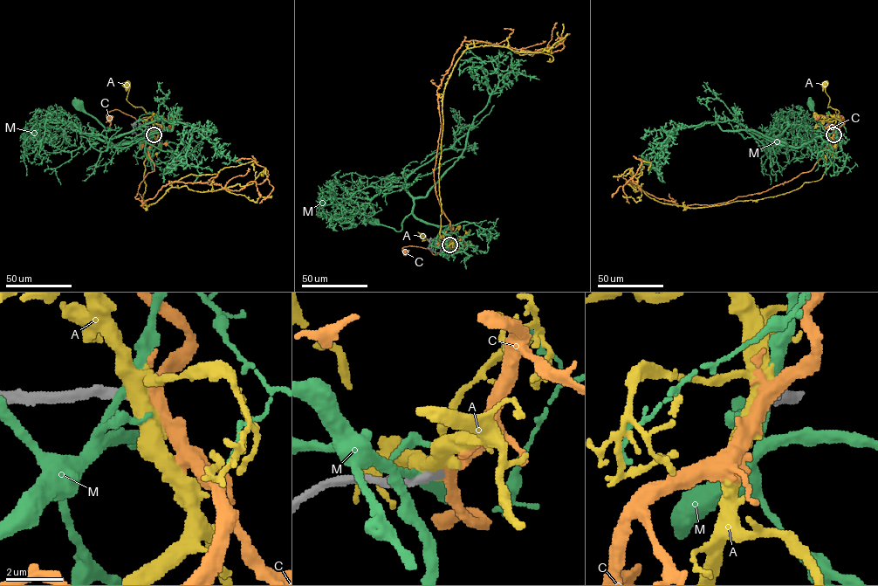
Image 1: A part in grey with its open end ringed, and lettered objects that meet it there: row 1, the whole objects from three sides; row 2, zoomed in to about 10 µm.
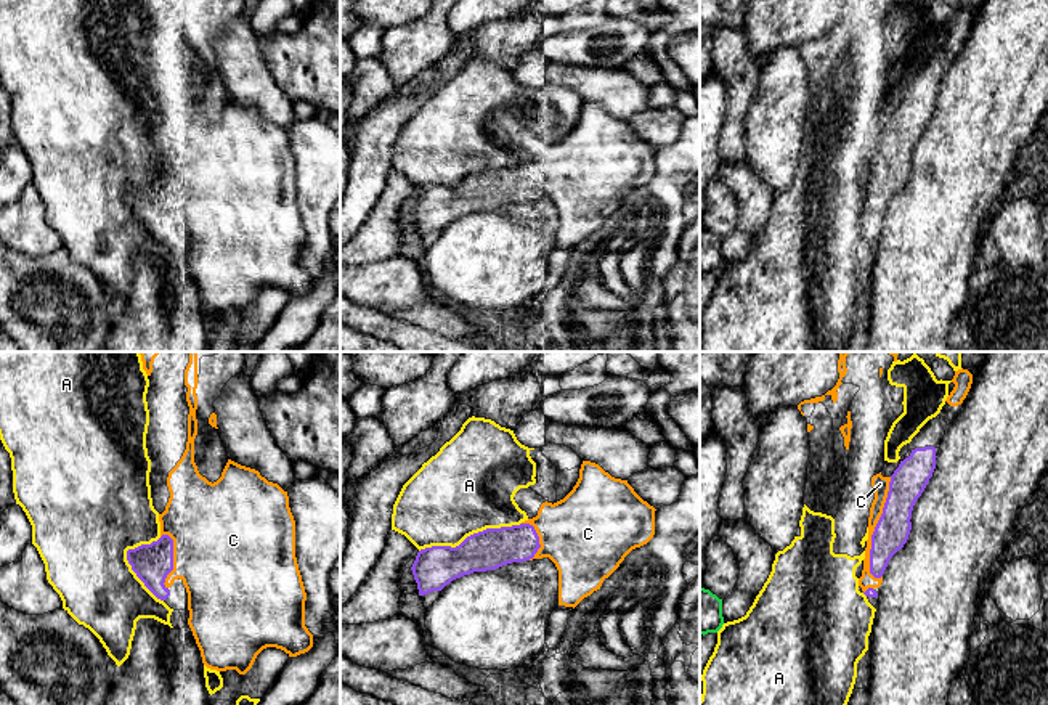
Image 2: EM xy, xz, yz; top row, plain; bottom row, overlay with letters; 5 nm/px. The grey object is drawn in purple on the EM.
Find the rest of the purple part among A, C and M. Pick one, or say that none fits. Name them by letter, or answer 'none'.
C

